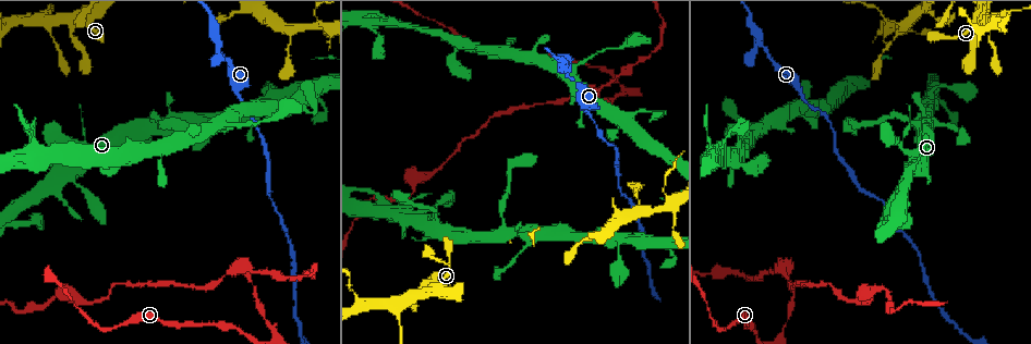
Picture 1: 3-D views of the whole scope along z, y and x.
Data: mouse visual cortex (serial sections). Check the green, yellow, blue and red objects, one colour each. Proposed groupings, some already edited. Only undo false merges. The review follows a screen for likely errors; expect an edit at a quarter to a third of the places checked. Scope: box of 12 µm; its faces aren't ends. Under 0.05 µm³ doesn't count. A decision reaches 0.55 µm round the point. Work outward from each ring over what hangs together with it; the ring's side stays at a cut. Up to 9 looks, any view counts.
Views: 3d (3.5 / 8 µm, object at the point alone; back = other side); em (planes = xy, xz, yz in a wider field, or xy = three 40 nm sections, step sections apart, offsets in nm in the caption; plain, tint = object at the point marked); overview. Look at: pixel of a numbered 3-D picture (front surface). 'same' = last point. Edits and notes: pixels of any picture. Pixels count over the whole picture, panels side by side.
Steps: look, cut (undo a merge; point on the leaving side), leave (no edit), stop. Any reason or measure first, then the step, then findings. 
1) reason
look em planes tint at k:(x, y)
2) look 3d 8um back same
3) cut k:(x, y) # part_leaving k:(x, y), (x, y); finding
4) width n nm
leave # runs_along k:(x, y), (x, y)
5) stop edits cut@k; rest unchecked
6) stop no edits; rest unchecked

abrupt turn
look 3d 3.5um at 1:(220, 43)

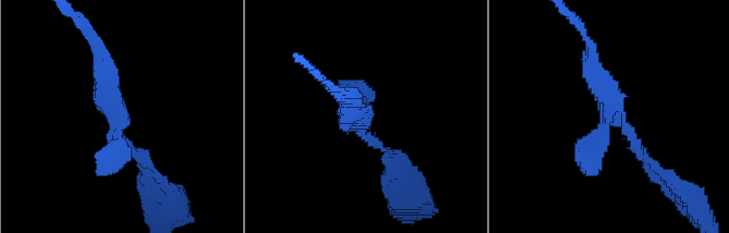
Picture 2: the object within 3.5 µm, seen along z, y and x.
shape alone is not enough
look em xy step 2 tint at 2:(119, 115)

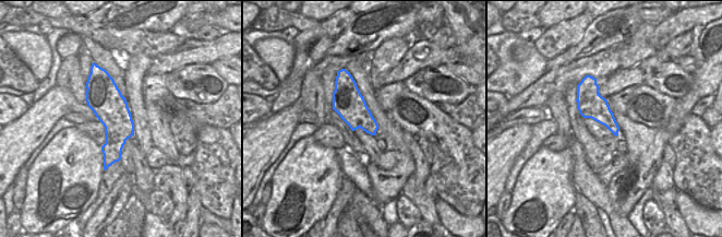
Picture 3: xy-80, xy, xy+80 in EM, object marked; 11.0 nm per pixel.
cut it another way
look em xy step 3 tint same

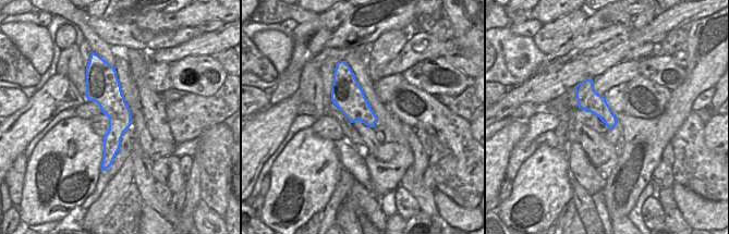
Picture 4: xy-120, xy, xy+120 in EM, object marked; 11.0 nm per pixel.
width 340 nm
leave # runs_along 4:(108, 70), (114, 107), (110, 159); continuous, no second cell

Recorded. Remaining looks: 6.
four or more arms meet
look 3d 8um at 1:(402, 299)

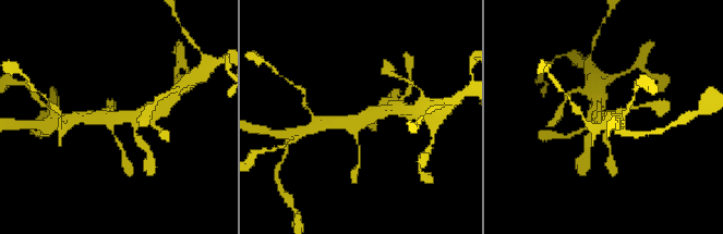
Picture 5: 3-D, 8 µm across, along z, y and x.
arms 4; arm_widths 100, 150, 350, 350 nm
look em xy step 3 tint at 5:(359, 121)

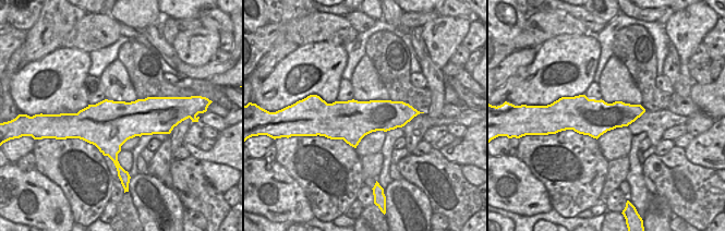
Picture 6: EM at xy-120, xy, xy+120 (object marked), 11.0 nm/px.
leave # runs_along 5:(389, 108), (353, 121), (326, 124); one cell here

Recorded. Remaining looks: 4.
abrupt turn
look 3d 3.5um back at 1:(268, 325)

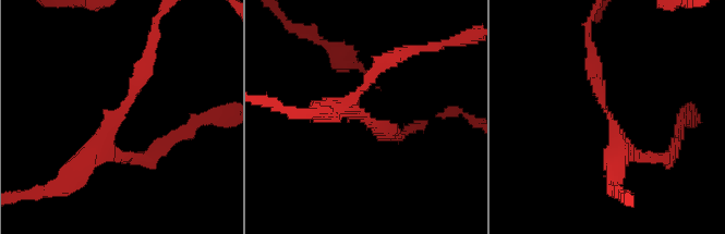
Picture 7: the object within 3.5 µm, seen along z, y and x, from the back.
arm_widths 150, 200 nm; need the tissue
look em xy step 1 tint at 7:(364, 116)

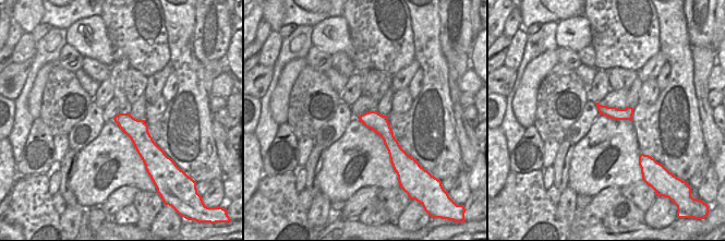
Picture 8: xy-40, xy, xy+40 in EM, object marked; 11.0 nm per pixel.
leave # runs_along 8:(363, 117), (387, 135), (393, 157); continuous, no second cell

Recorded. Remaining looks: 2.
stop no edits; rest unchecked

